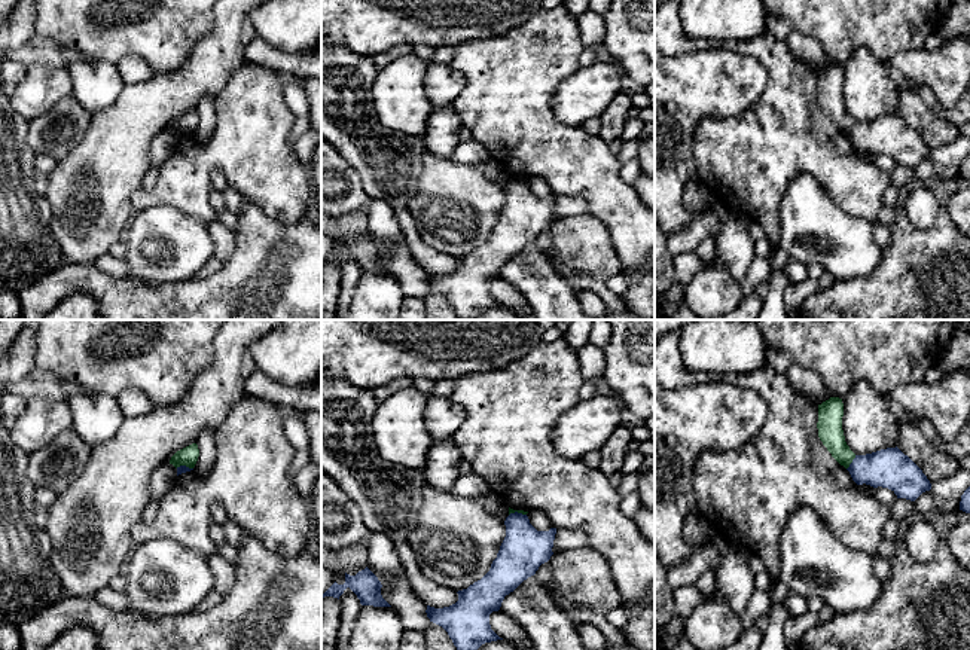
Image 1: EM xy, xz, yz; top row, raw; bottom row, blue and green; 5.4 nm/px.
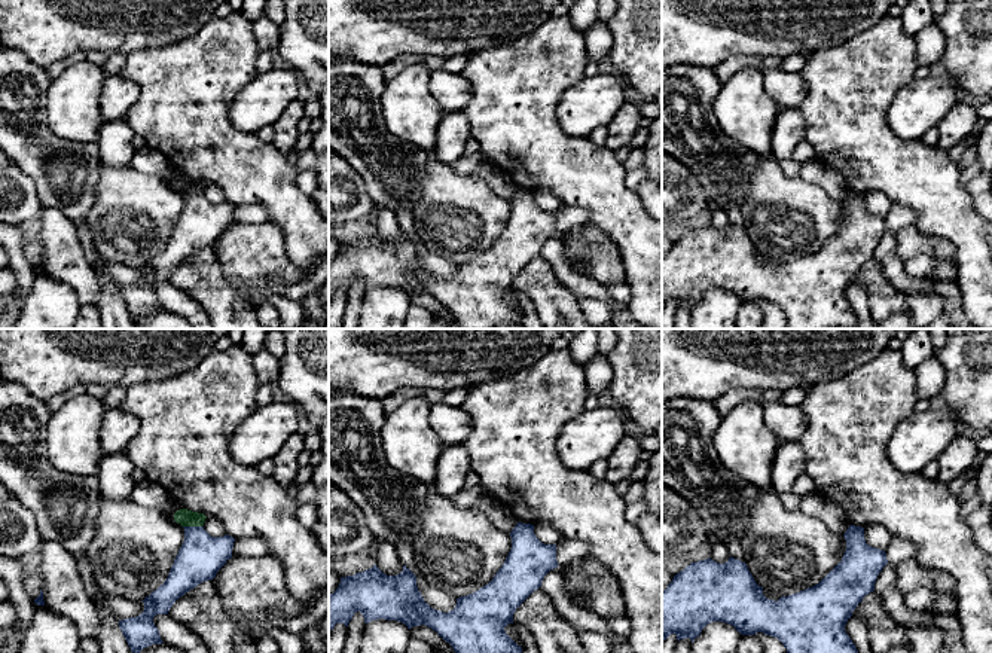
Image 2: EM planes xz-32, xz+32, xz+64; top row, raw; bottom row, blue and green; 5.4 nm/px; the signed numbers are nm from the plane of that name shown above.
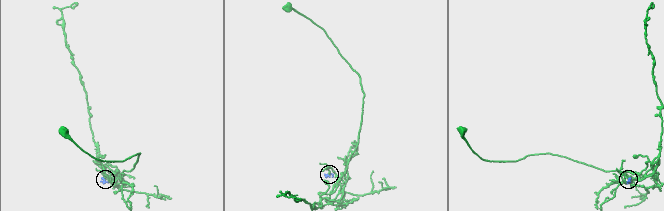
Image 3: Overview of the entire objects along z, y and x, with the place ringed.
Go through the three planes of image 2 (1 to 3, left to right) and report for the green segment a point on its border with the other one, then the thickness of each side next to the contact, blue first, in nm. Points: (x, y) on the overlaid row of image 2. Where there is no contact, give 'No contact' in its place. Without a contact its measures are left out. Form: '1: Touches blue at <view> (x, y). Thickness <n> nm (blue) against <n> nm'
1: Touches blue at xz-32 (192, 527). Thickness 240 nm (blue) against 100 nm
2: No contact
3: No contact

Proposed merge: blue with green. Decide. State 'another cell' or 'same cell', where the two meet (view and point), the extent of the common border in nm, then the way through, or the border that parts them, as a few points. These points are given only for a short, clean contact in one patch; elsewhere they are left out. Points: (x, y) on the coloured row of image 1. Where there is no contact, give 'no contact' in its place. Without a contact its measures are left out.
another cell; meets blue in yz at (851, 463); contact 90 nm long; border along yz (856, 455), (847, 469)

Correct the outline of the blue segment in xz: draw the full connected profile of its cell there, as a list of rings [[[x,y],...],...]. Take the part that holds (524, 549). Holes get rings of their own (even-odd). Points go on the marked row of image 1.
[[[510,513],[506,537],[489,571],[467,589],[458,591],[458,601],[449,607],[427,605],[430,622],[442,626],[457,650],[478,650],[482,644],[503,640],[489,625],[489,614],[498,611],[506,595],[553,555],[556,528],[537,531],[527,515]]]

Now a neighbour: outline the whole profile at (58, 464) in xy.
[[[71,428],[62,430],[49,445],[28,454],[27,477],[36,486],[62,494],[83,472],[91,457],[88,446]]]

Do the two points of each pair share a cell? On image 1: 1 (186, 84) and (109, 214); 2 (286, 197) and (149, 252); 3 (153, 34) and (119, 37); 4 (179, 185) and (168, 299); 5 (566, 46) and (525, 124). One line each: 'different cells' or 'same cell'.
1: same cell
2: different cells
3: same cell
4: different cells
5: same cell

